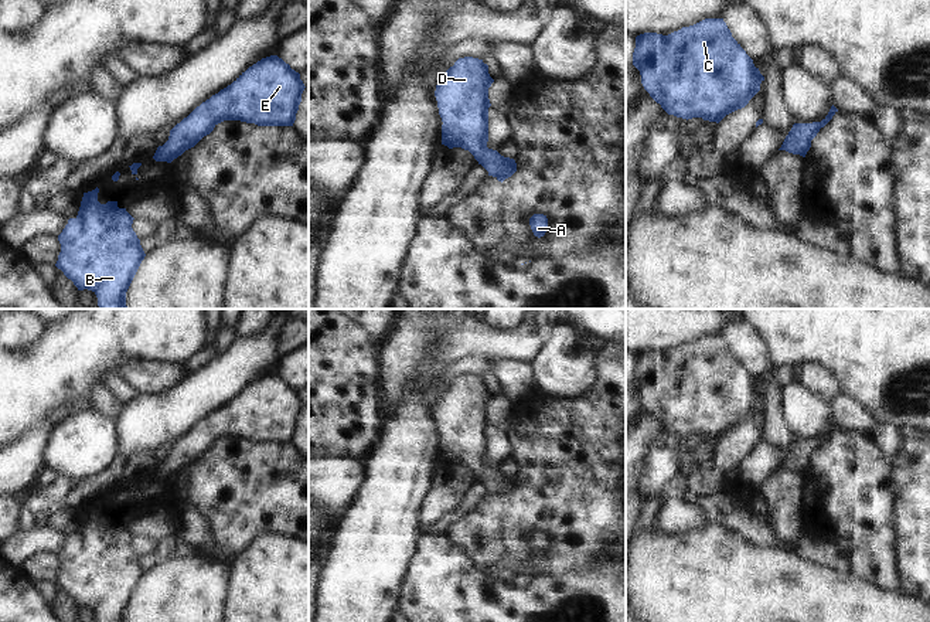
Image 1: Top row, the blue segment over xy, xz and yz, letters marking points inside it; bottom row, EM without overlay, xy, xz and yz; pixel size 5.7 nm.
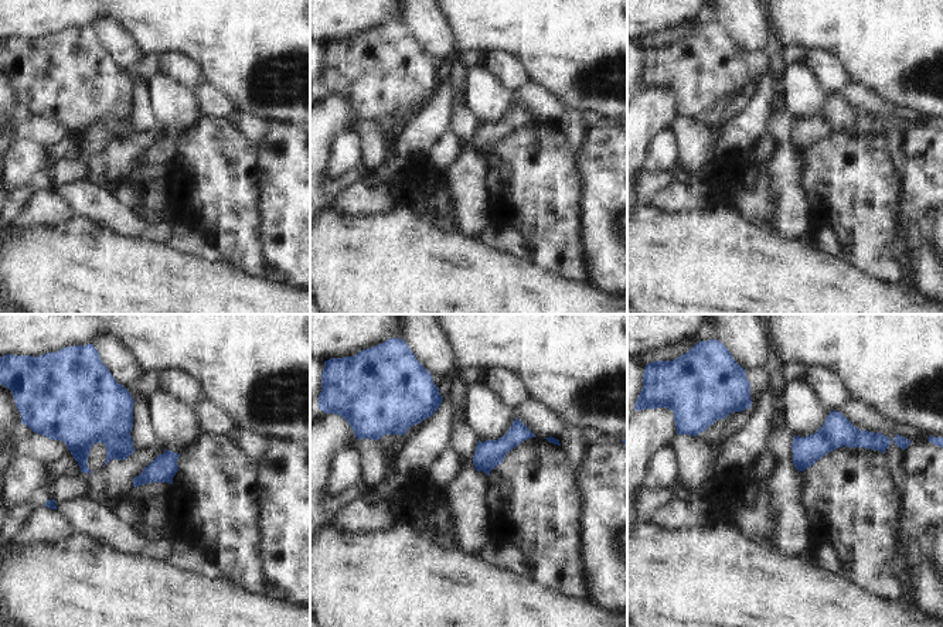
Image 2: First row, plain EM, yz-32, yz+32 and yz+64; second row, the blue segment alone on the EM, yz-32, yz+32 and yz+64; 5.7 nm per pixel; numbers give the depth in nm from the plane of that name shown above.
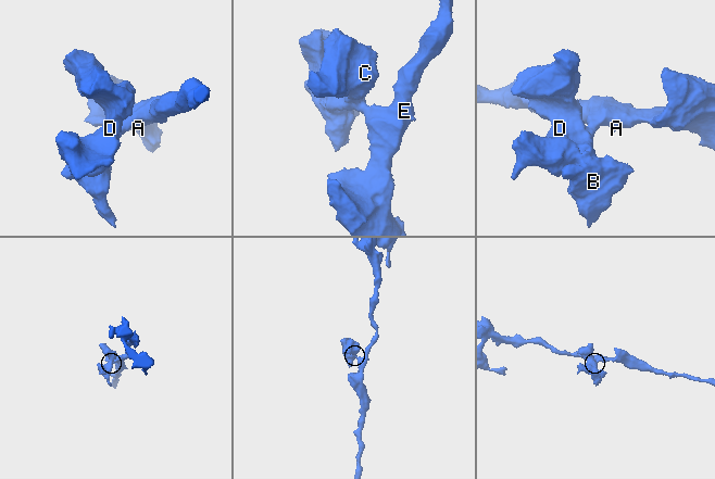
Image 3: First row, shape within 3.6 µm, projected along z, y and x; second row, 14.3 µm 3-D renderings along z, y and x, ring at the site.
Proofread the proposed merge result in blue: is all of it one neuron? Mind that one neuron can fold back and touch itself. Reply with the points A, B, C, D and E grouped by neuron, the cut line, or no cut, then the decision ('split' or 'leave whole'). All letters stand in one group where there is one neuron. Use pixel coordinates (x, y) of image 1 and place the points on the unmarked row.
A B C D E; no cut; leave whole

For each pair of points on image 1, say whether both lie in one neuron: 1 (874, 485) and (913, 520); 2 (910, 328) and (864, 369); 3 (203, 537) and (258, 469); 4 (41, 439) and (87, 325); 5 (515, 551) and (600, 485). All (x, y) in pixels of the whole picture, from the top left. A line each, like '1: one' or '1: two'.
1: two
2: one
3: two
4: two
5: one

